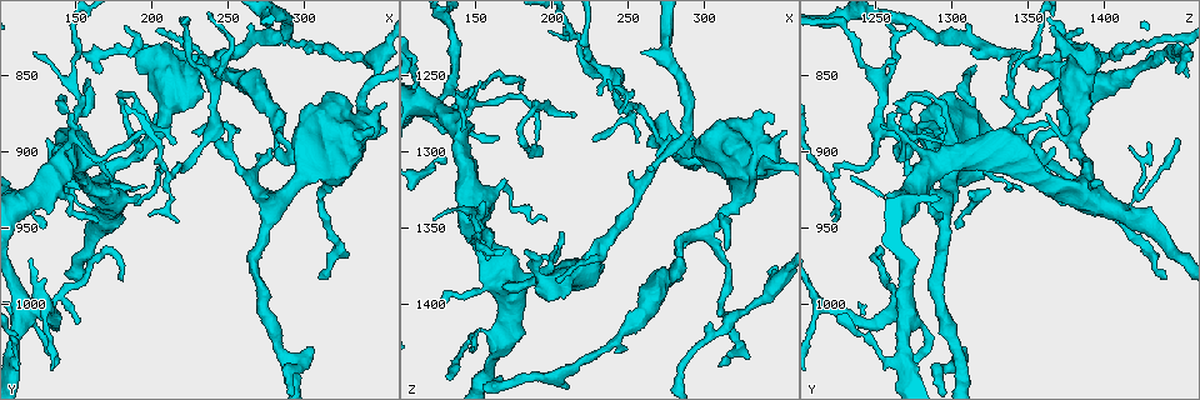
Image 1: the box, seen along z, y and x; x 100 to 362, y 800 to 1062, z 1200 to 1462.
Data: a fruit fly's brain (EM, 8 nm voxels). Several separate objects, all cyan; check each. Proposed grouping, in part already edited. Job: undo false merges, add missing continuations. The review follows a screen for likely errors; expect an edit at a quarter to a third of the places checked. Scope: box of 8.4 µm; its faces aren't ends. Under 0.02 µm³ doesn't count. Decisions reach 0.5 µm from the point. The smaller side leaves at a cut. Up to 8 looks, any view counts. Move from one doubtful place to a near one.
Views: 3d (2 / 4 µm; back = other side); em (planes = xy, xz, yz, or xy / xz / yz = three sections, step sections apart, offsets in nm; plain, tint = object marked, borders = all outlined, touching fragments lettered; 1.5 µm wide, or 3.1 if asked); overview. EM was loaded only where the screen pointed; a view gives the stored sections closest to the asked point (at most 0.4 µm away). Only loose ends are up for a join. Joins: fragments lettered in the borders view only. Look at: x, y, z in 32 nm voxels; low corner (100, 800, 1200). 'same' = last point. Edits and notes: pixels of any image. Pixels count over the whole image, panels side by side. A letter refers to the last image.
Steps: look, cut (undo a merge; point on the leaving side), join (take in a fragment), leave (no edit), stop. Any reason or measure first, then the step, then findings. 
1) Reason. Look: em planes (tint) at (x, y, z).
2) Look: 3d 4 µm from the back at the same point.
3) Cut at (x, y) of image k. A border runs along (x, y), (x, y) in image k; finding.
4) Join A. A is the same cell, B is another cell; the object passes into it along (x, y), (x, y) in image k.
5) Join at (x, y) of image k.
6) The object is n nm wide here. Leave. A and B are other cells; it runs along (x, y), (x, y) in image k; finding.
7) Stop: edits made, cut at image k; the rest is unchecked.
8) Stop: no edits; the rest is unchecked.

Sudden change in width. Look: em planes (borders) at (248, 848, 1414).

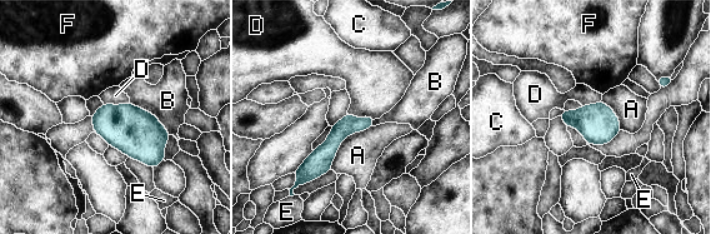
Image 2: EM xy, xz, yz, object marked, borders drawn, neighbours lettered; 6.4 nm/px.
Leave. A, B, C, D, E and F are other cells; one cell here.

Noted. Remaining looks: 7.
Thin end. Look: em planes (borders) at (214, 892, 1274).

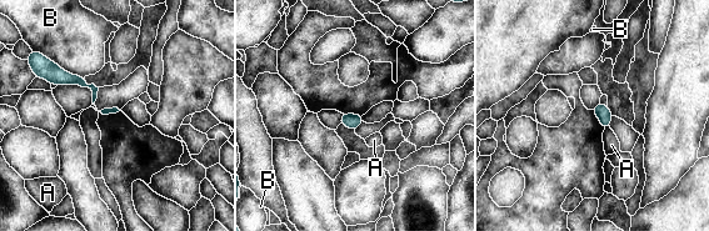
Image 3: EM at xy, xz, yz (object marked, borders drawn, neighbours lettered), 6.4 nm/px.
Leave. A and B are other cells; a border runs along (609, 126), (605, 129) in image 3; no lettered fragment goes on from it.

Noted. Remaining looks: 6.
An open end. Look: em planes (borders) at (314, 884, 1362).

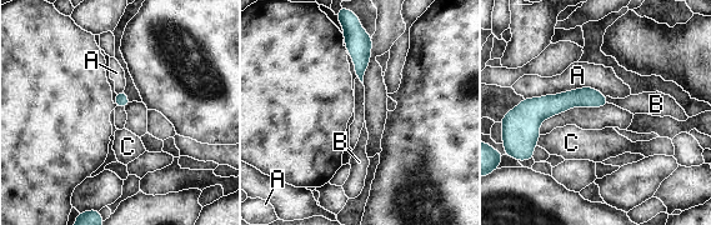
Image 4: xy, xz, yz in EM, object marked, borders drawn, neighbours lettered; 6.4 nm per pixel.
Join B. B is the same cell, A and C are other cells; the object passes into it along (584, 96), (607, 100), (646, 103) in image 4; it goes on there.

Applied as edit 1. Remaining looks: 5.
Look: overview.

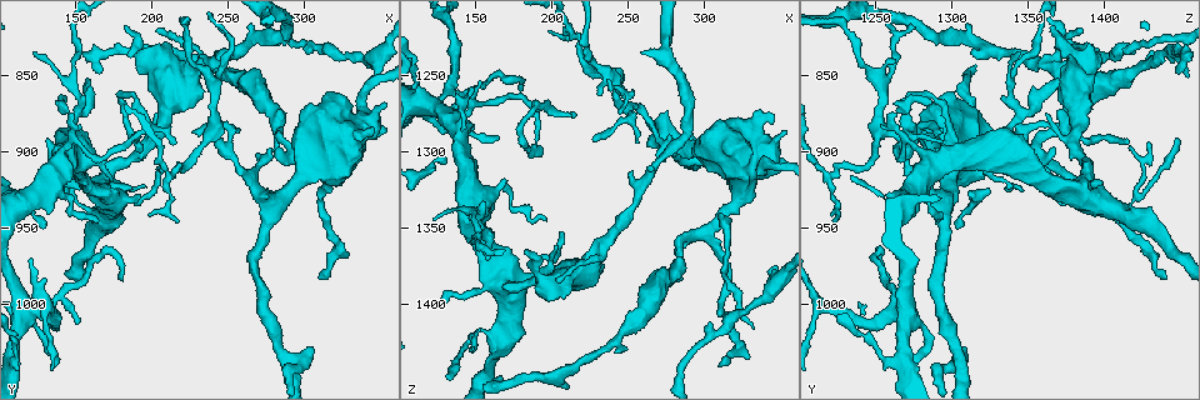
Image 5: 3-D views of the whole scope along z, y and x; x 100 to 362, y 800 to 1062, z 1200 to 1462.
Free end. Look: em planes (borders) at (346, 888, 1274).

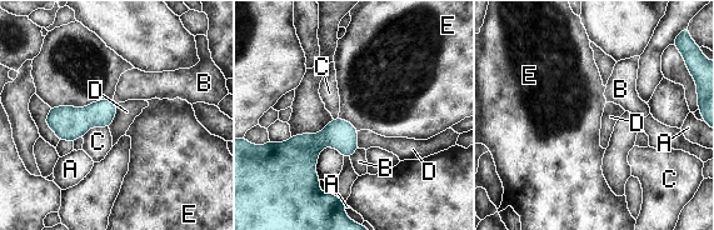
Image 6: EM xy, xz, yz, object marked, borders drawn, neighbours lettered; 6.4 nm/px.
The object is 160 nm wide here. Leave. A, B, C, D and E are other cells; a border runs along (339, 116), (351, 123), (359, 130) in image 6; none of them fits.

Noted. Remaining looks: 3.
Stop: edits made, join at image 4; the rest is unchecked.

